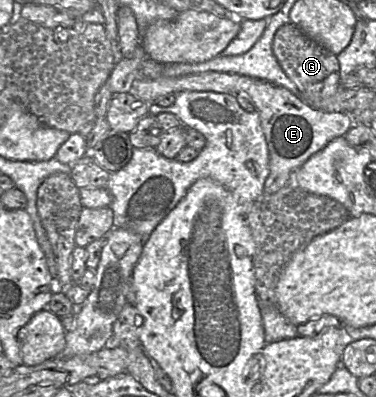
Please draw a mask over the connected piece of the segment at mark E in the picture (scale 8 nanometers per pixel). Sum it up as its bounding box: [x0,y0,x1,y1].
[130,72,355,194]

